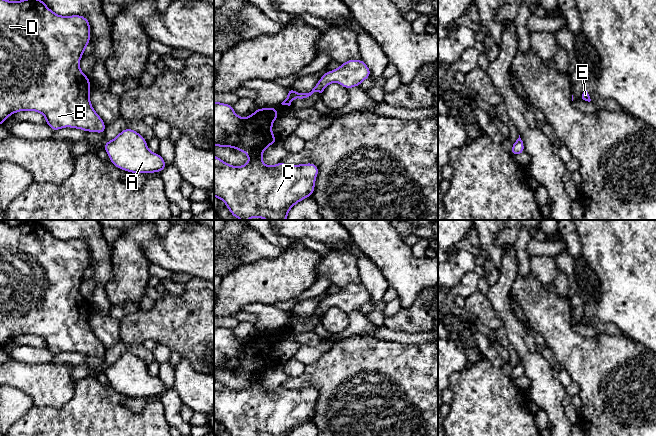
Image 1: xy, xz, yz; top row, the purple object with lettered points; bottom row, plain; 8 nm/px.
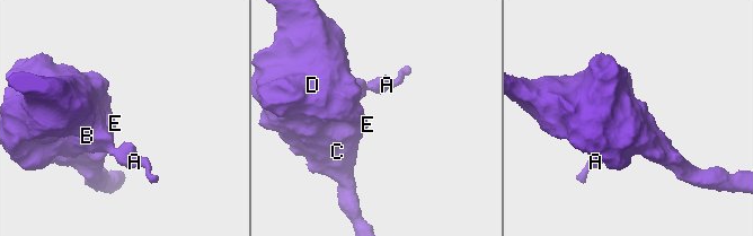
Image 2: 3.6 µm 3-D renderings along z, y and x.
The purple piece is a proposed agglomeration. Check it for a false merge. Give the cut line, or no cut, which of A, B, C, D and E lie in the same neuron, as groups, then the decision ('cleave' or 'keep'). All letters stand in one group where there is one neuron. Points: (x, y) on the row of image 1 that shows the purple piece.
cut none; groups A B C D E; keep

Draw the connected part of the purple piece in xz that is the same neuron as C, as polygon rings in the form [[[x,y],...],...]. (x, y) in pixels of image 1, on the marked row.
[[[214,101],[214,145],[235,148],[249,157],[247,164],[231,166],[214,155],[214,196],[225,202],[232,217],[286,220],[295,204],[314,193],[319,172],[315,163],[286,165],[281,161],[269,167],[262,162],[264,150],[278,142],[272,134],[273,122],[278,117],[275,106],[256,108],[253,114],[241,118],[234,112],[233,105]]]

